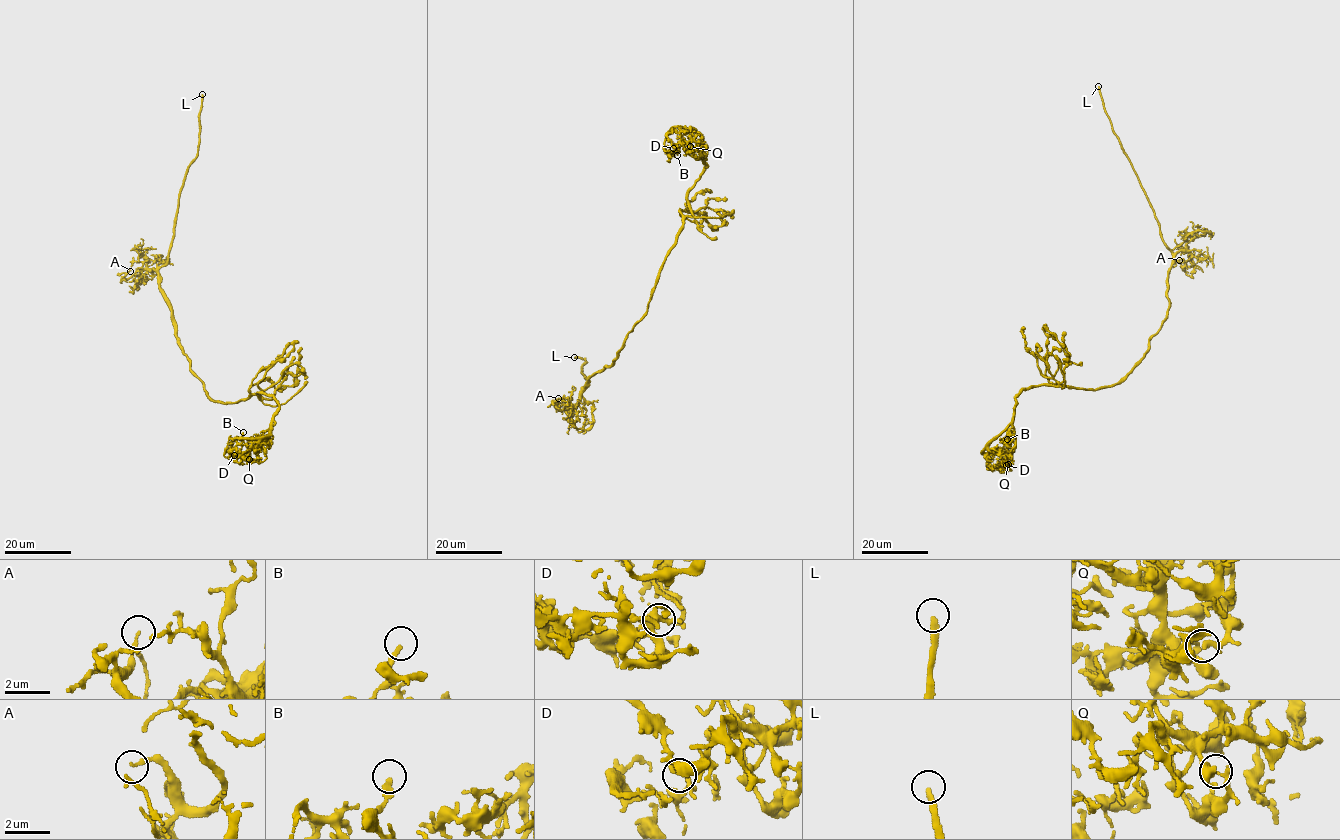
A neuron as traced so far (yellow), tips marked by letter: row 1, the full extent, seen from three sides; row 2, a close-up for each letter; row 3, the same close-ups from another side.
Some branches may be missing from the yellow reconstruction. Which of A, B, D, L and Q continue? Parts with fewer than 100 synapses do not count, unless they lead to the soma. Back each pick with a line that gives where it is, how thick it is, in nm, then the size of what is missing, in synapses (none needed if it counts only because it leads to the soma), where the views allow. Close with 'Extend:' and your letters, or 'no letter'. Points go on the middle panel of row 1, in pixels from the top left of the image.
L: Place: (574, 357). Thickness 260 nm
Extend: L

